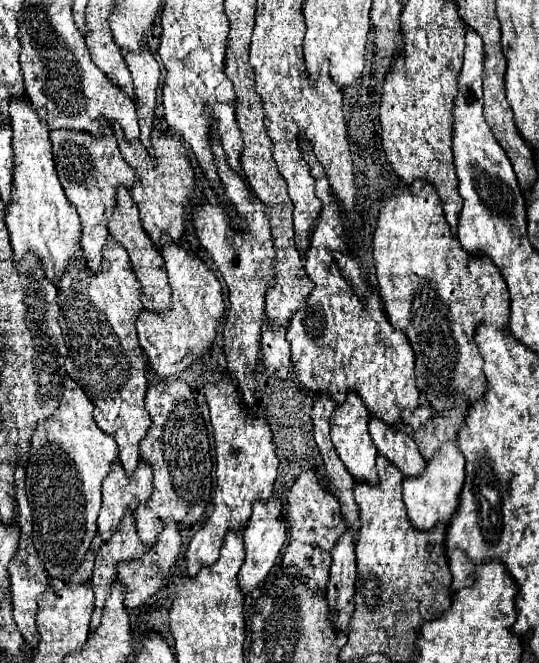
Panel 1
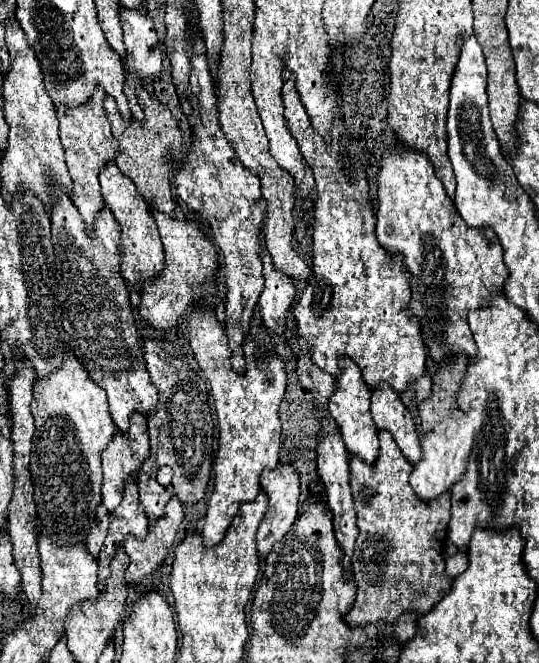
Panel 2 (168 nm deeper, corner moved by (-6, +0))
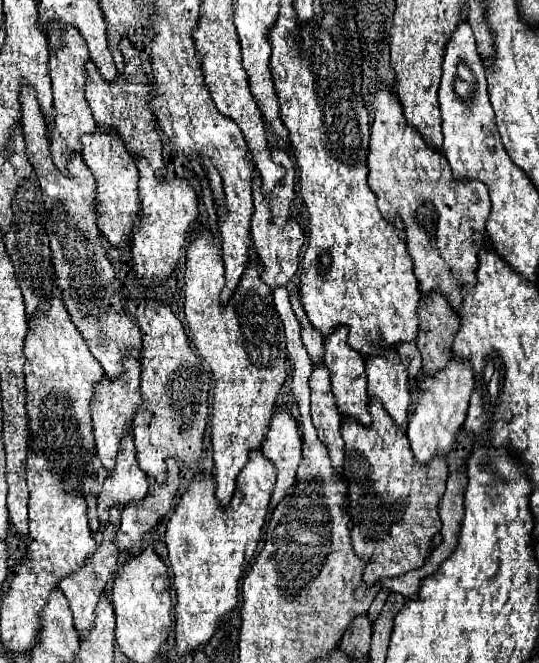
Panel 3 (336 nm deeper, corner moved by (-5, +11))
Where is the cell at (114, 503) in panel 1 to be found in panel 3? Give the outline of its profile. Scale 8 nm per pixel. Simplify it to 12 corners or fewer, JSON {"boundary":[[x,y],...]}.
{"boundary":[[125,356],[119,380],[101,378],[93,434],[113,472],[119,442],[141,408],[141,364]]}

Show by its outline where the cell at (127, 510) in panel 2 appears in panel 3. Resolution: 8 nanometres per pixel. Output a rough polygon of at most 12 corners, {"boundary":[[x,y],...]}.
{"boundary":[[131,432],[99,494],[97,512],[107,526],[113,506],[143,500],[147,476],[137,466]]}

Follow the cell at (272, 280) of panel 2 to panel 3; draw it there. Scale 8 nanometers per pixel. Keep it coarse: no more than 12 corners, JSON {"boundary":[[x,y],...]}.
{"boundary":[[281,148],[273,160],[287,174],[261,194],[253,174],[253,250],[261,280],[273,290],[297,274],[303,244],[289,220],[293,162]]}

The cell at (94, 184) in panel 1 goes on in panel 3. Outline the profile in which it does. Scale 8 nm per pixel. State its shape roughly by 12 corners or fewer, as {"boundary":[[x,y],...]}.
{"boundary":[[49,24],[53,162],[99,132],[85,98],[91,56],[75,28]]}

